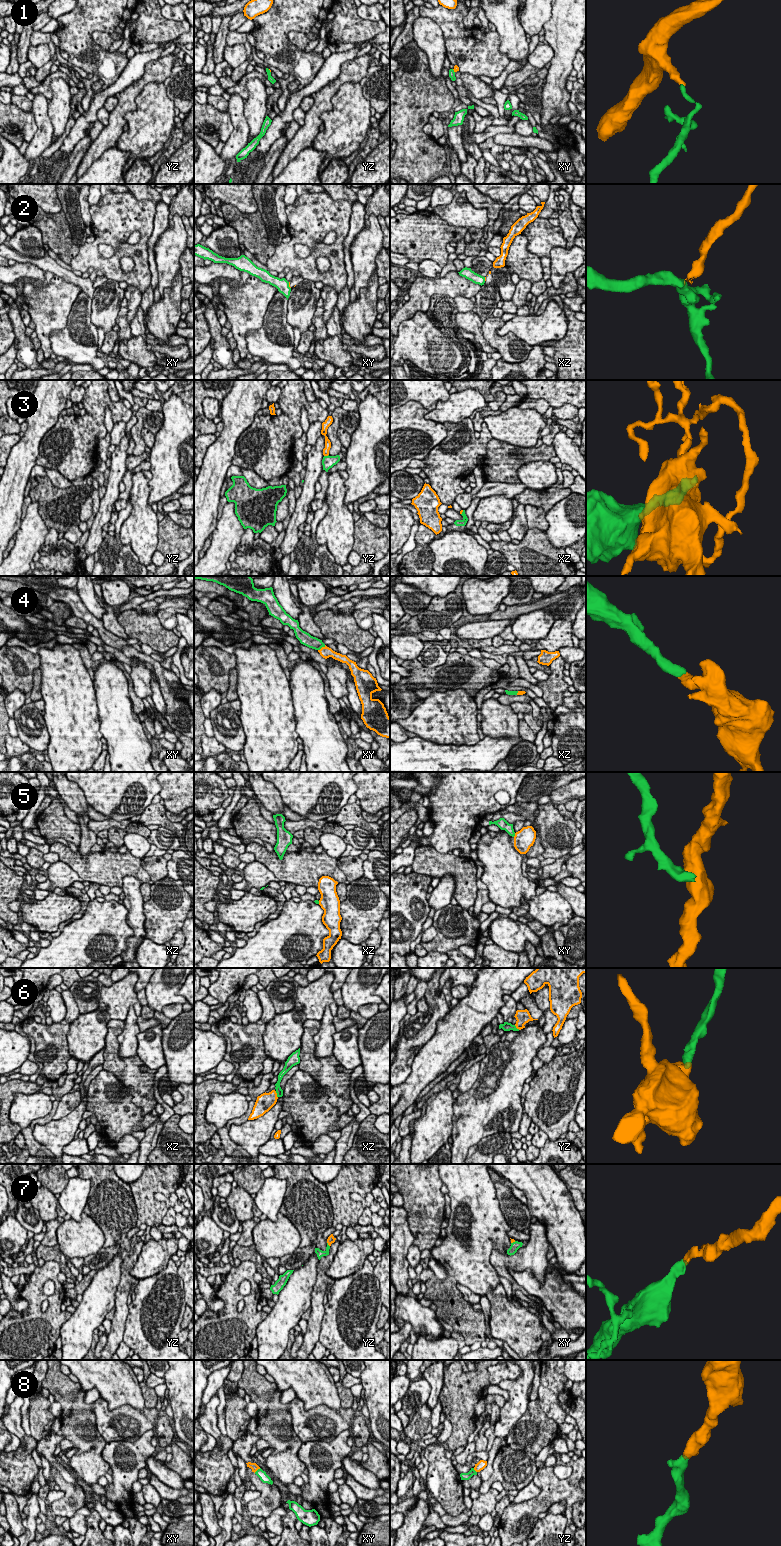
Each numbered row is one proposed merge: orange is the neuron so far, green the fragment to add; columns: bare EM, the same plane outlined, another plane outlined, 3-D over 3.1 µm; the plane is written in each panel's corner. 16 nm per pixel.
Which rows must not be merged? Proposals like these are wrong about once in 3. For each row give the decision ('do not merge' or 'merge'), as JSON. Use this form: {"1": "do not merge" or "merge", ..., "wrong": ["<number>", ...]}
{"1": "do not merge", "2": "do not merge", "3": "do not merge", "4": "merge", "5": "do not merge", "6": "do not merge", "7": "merge", "8": "merge", "wrong": ["1", "2", "3", "5", "6"]}

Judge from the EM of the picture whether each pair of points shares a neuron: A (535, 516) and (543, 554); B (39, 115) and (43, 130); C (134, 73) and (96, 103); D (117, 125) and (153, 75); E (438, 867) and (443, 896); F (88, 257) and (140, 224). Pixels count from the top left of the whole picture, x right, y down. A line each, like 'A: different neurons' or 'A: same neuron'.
A: different neurons
B: same neuron
C: same neuron
D: same neuron
E: different neurons
F: same neuron

